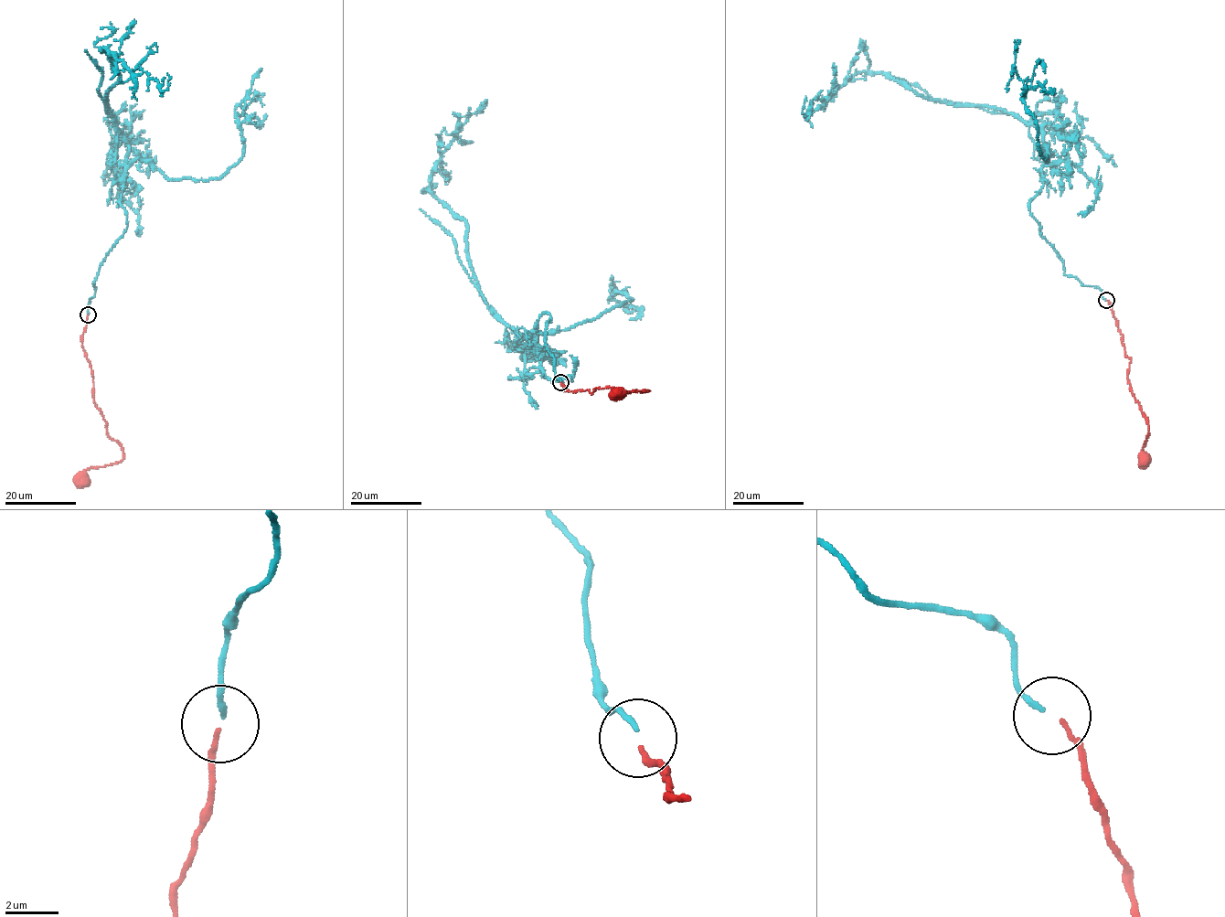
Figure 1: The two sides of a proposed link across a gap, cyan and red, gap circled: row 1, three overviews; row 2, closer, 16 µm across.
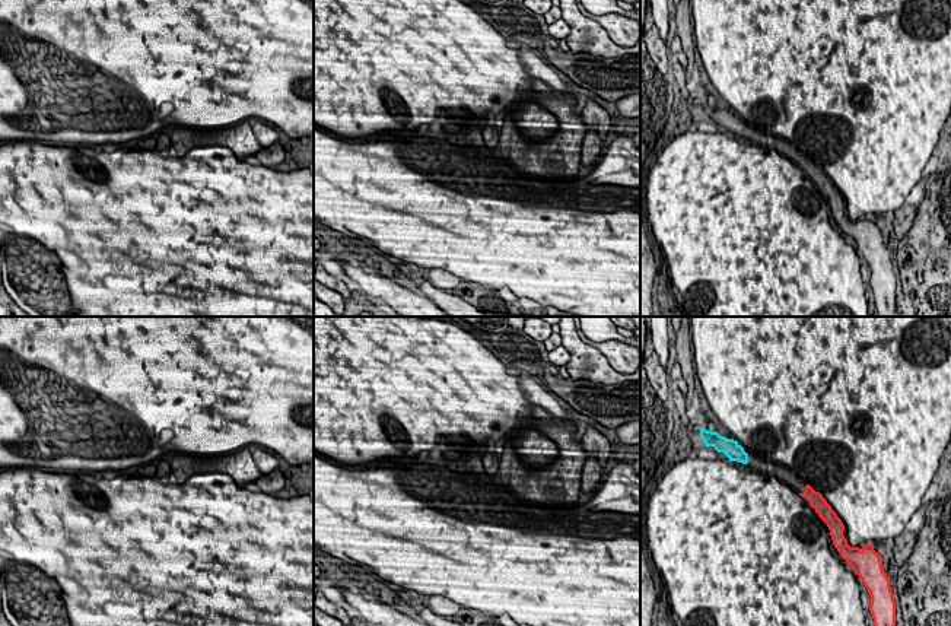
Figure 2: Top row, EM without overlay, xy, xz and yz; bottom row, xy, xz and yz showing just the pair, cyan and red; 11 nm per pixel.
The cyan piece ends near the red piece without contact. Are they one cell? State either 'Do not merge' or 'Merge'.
Merge

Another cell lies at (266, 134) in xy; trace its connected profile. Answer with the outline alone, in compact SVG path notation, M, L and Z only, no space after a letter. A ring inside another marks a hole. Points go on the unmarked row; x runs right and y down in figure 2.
M252 120L251 128L261 147L273 146L279 139L279 130L261 120Z

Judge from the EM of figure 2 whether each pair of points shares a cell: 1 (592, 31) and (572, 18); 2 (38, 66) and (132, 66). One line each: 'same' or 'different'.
1: same
2: same

